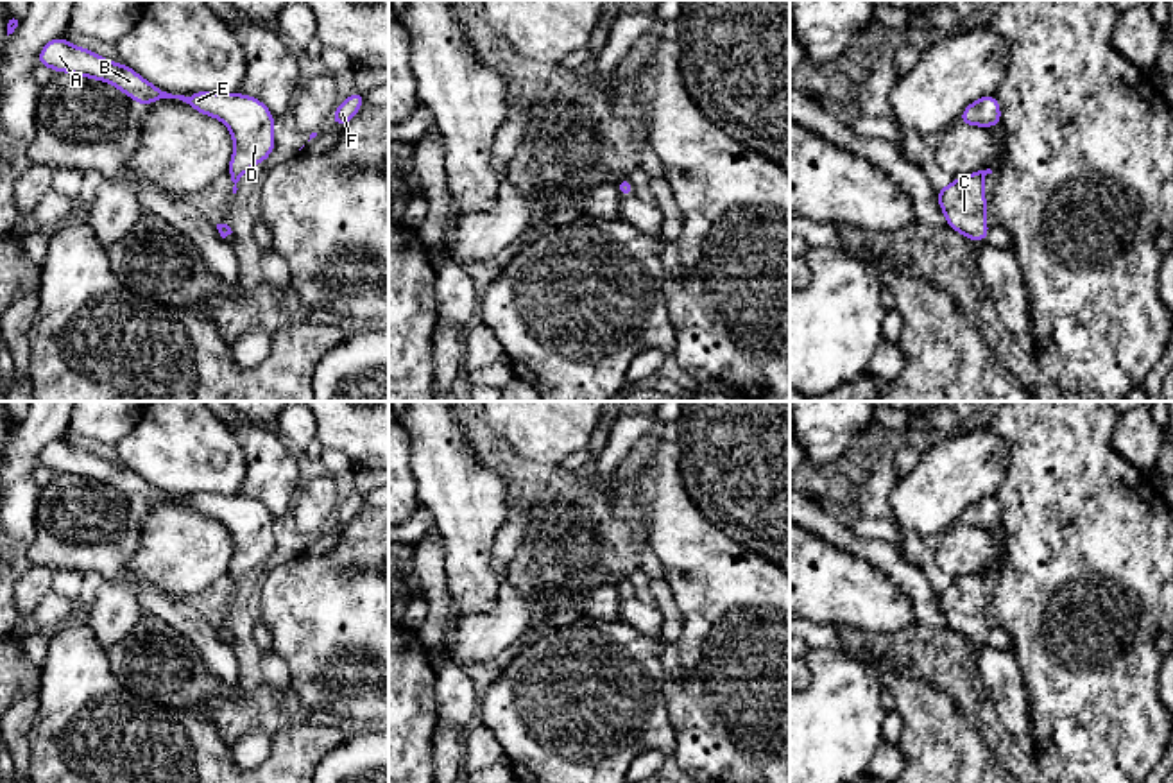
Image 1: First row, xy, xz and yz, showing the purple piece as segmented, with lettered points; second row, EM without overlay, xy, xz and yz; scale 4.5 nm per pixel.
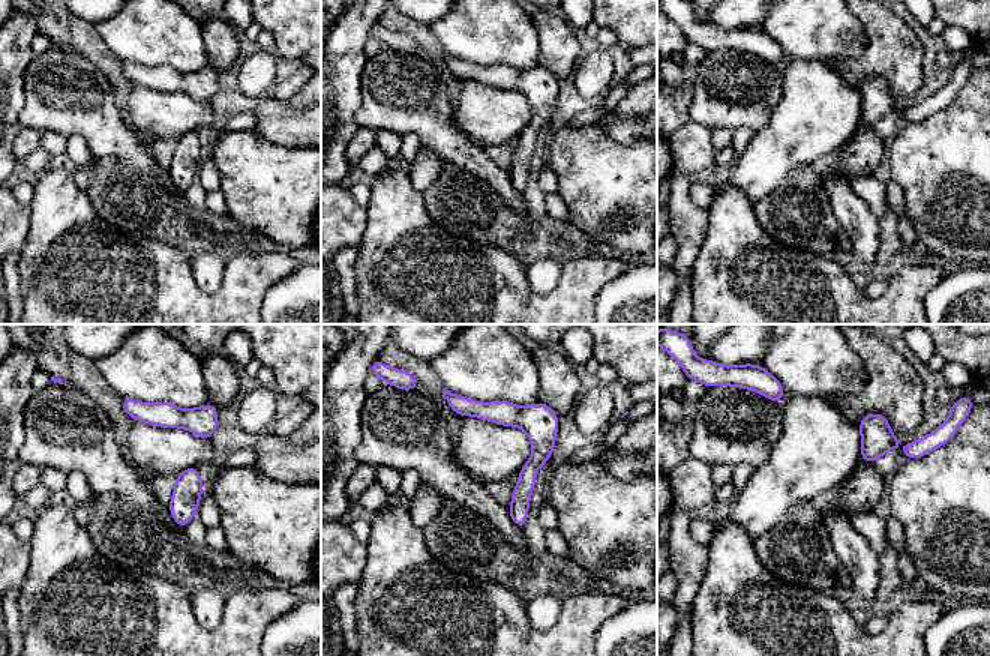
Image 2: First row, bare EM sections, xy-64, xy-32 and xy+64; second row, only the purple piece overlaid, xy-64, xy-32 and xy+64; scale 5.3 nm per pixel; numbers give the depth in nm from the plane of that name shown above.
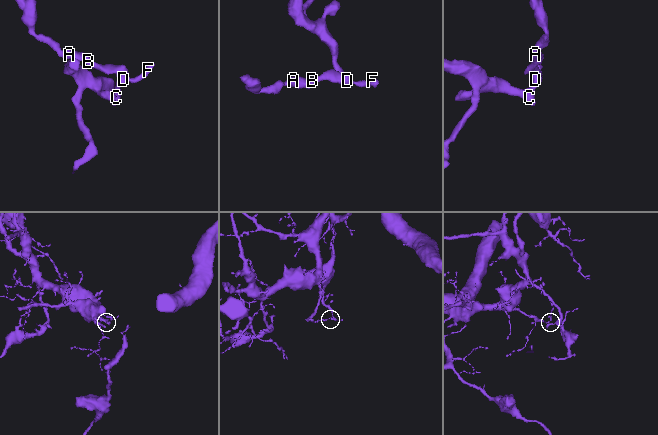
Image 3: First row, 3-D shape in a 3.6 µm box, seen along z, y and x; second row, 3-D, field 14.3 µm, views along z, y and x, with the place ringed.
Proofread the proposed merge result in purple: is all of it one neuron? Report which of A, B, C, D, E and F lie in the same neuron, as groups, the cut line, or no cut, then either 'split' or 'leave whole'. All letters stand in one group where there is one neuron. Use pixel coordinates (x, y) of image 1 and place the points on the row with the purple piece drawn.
A B C D E F; no cut; leave whole

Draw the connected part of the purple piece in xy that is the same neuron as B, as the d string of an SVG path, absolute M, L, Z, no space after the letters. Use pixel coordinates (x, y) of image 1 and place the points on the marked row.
M64 36L50 39L41 48L38 65L50 66L56 73L68 72L106 81L140 106L161 99L179 99L199 113L222 120L229 127L235 145L227 168L235 183L233 194L236 194L236 183L242 176L260 161L265 161L274 151L274 115L261 100L251 95L224 95L217 91L197 91L190 97L172 95L140 77L127 65L107 61L84 47L70 45Z

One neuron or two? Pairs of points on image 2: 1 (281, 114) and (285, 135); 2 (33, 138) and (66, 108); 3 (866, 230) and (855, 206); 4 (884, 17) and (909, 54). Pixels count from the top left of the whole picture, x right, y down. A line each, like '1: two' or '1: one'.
1: one
2: two
3: one
4: one

